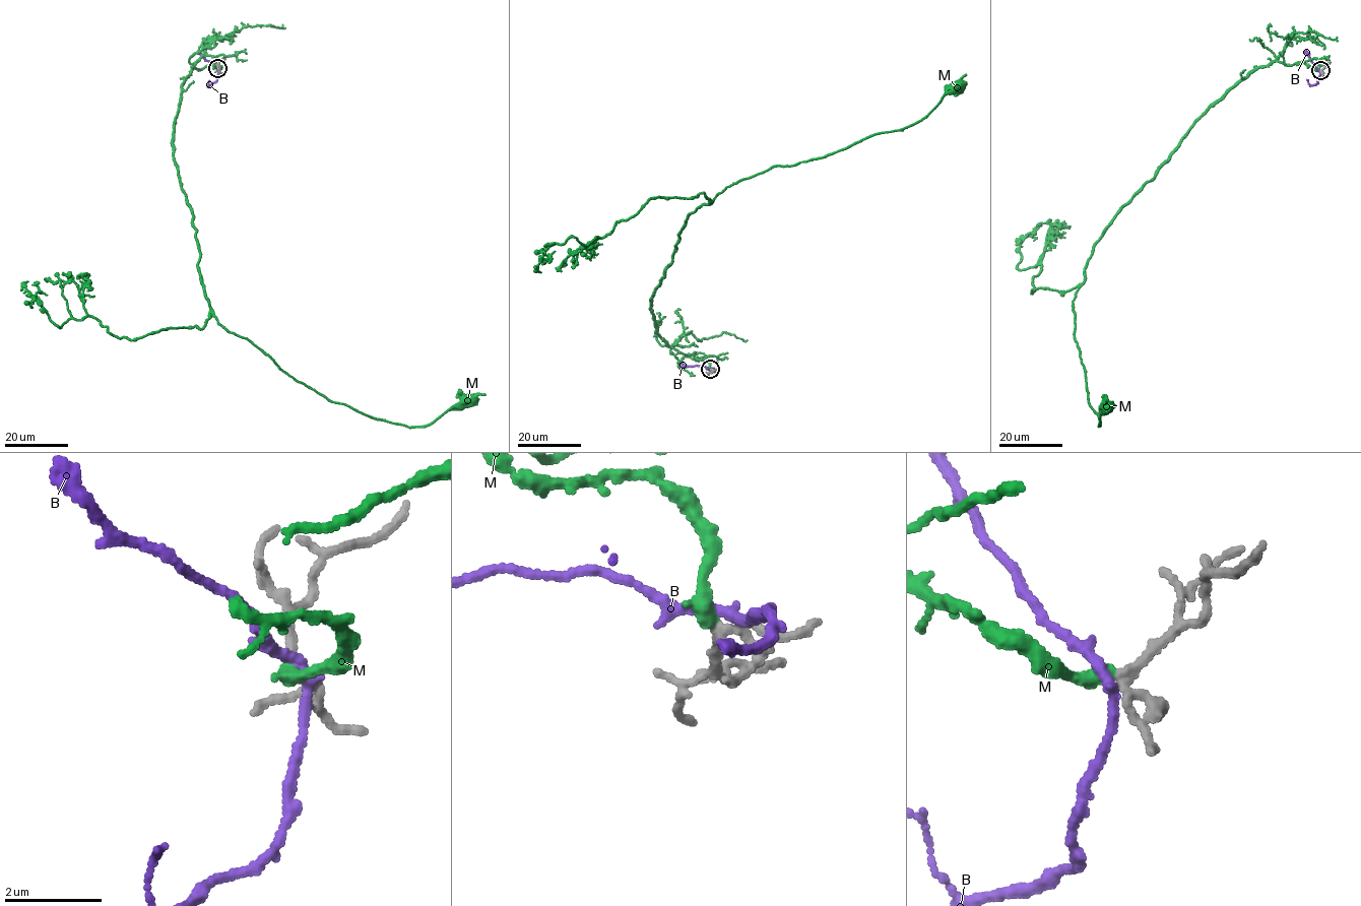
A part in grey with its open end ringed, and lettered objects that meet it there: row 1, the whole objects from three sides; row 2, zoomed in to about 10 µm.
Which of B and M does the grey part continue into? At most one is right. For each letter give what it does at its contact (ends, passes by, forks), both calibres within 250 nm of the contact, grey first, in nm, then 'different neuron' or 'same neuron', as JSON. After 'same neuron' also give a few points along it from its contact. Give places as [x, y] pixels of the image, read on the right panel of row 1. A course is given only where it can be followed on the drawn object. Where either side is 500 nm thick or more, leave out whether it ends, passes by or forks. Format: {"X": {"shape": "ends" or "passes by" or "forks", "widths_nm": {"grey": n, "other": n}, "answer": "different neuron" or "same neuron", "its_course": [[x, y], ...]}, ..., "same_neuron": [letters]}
{"B": {"shape": "passes by", "widths_nm": {"grey": 180, "other": 200}, "answer": "different neuron"}, "M": {"shape": "ends", "widths_nm": {"grey": 160, "other": 320}, "answer": "same neuron", "its_course": [[1320, 70], [1275, 61], [1248, 74], [1195, 120], [1094, 246], [1073, 302], [1074, 334], [1099, 426], [1106, 406]]}, "same_neuron": ["M"]}

